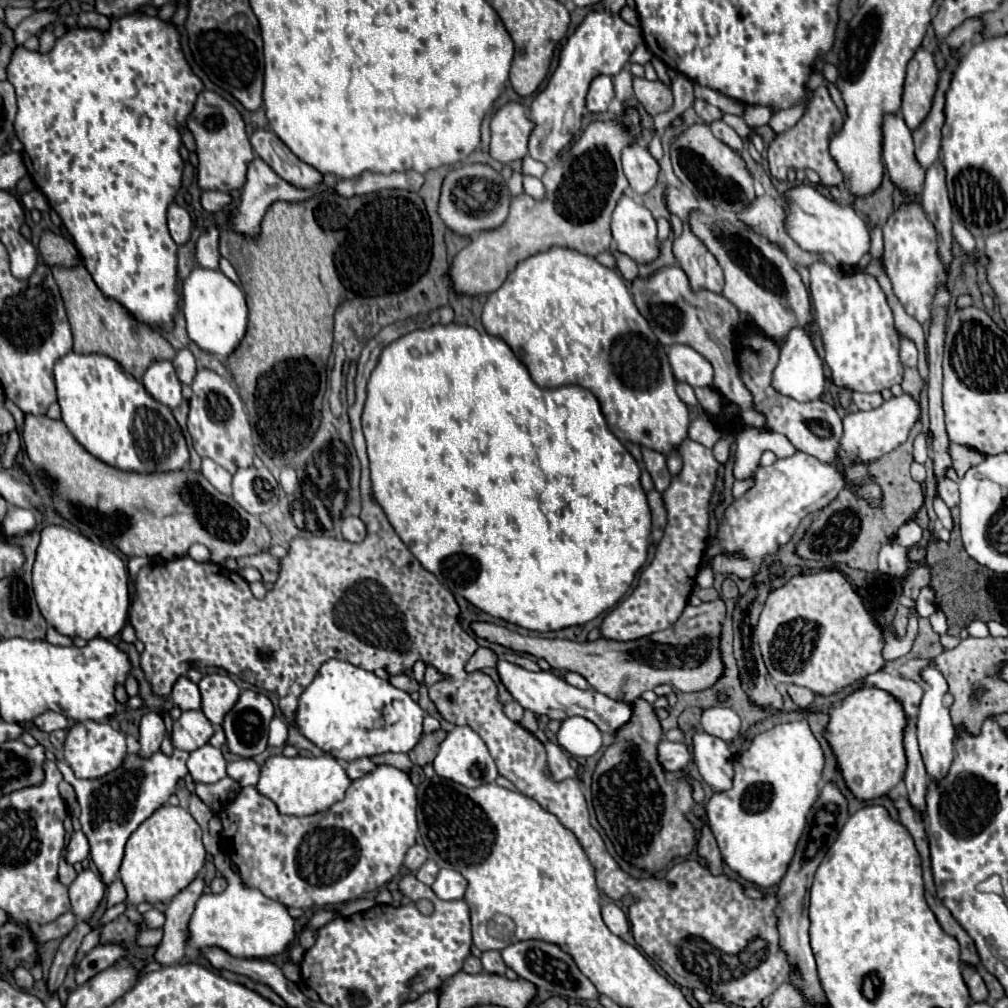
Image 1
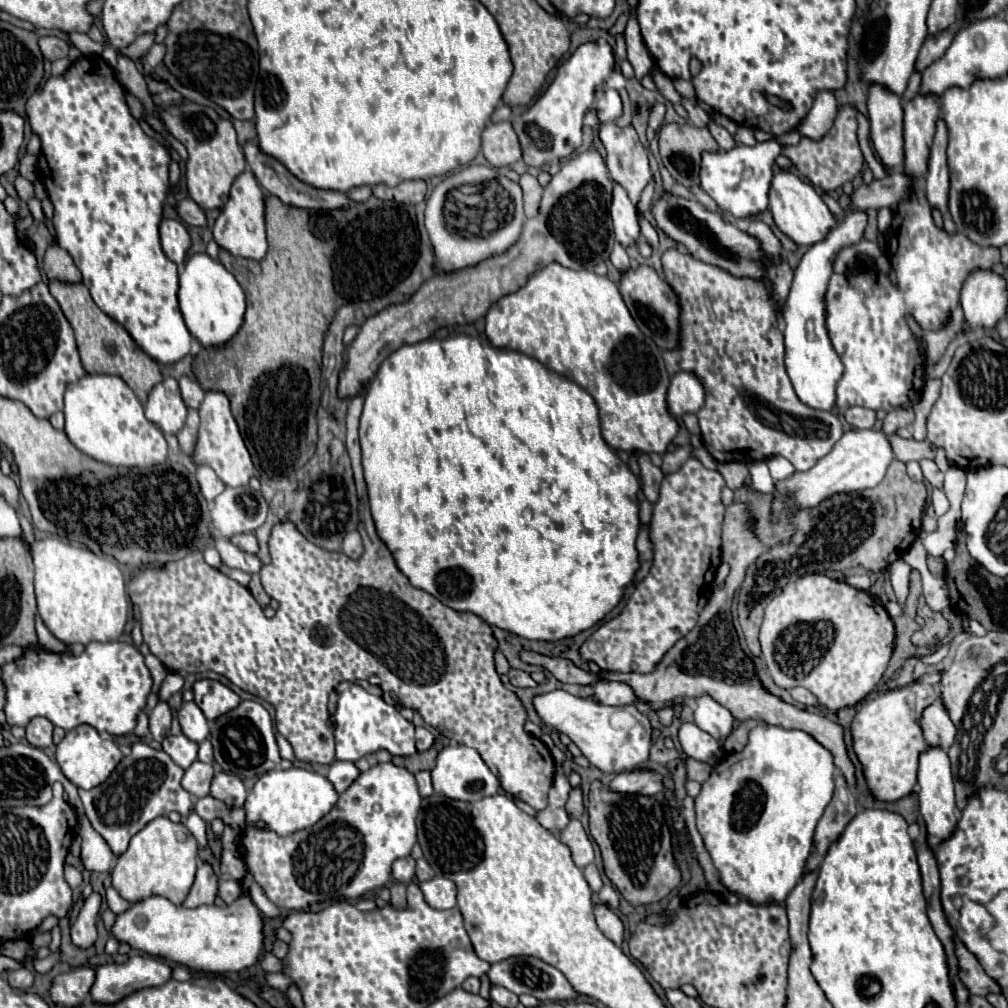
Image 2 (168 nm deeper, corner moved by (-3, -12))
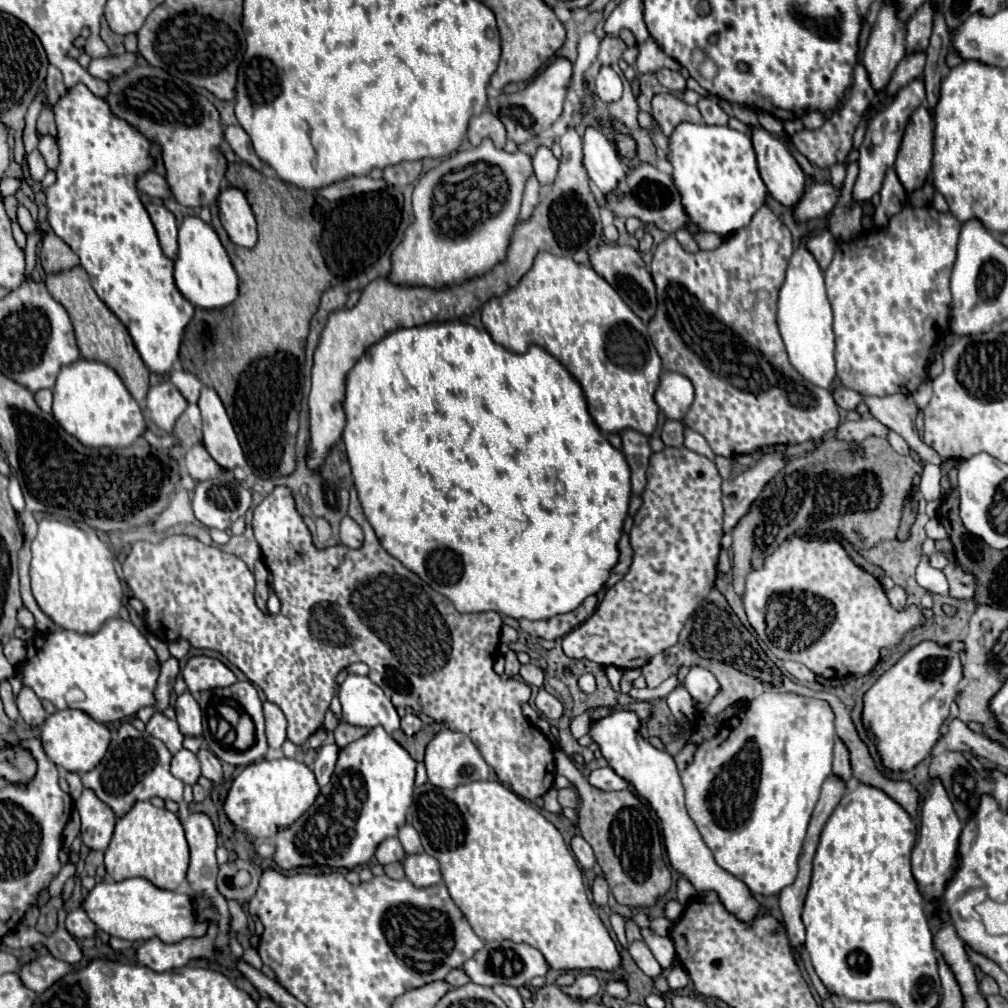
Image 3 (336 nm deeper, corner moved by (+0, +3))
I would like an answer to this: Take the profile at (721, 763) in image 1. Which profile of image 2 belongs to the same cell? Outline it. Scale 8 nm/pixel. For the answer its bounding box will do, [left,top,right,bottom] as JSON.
[678,723,722,765]

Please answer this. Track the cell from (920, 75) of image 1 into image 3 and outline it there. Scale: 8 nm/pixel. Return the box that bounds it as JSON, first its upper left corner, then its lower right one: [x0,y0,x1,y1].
[895,106,933,192]

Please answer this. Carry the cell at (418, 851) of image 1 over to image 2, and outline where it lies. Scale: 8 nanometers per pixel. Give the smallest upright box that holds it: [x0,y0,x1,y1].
[392,855,416,883]

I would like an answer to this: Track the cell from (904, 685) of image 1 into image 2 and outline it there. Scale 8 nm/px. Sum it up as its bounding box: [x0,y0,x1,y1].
[922,703,956,751]

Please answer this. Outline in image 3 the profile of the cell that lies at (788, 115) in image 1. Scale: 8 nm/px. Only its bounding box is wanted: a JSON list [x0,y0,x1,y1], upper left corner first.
[669,124,767,236]

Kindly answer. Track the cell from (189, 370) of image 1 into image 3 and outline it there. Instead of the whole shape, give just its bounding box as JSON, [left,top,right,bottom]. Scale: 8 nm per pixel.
[171,370,201,404]

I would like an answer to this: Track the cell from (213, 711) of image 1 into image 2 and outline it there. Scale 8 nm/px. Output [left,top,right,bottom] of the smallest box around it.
[192,679,240,721]

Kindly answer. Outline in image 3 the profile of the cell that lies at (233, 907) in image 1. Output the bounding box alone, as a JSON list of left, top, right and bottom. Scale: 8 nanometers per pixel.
[83,878,213,944]

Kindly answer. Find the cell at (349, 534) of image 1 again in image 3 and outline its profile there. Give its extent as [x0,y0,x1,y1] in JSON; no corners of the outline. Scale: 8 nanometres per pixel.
[339,516,363,548]

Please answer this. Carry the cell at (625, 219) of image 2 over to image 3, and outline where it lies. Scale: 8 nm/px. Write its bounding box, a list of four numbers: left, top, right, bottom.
[583,128,625,196]

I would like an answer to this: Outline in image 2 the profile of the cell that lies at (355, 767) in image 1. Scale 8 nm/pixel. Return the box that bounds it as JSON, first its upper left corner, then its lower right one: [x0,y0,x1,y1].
[326,759,360,793]

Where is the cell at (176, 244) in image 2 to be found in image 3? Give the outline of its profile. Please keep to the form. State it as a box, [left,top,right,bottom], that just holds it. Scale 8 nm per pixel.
[147,204,177,260]

